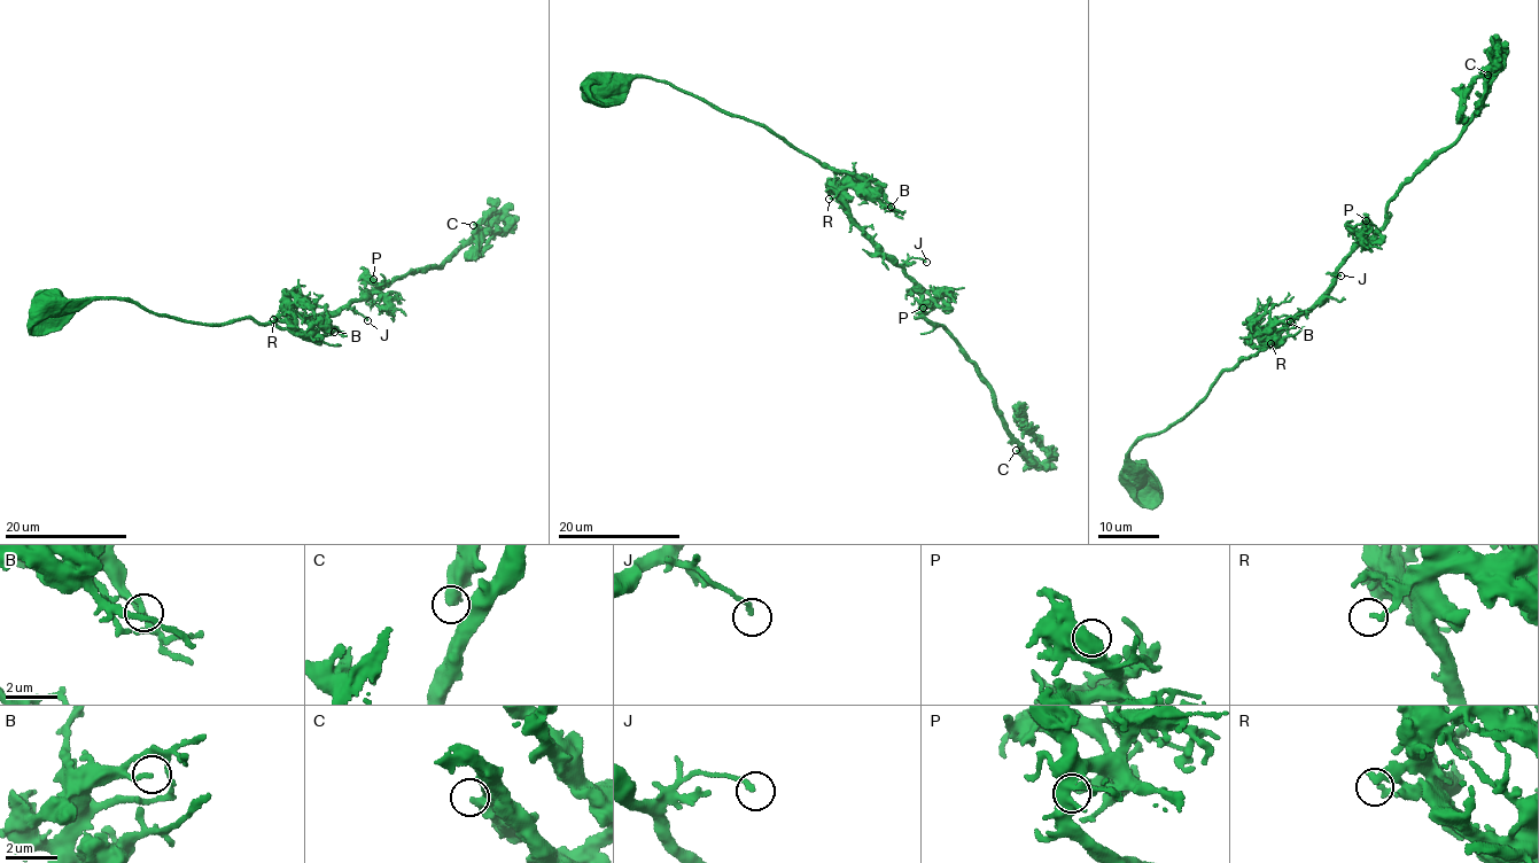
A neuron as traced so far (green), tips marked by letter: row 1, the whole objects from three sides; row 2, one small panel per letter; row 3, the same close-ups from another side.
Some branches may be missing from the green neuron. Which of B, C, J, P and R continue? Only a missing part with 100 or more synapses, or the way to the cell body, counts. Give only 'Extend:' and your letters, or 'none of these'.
Extend: C

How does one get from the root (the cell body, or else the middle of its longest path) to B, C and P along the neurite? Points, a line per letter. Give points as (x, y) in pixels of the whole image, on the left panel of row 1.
B: (51, 303), (84, 306), (101, 296), (195, 323), (250, 318), (304, 334), (327, 326), (334, 332)
C: (51, 303), (117, 298), (185, 321), (255, 319), (303, 335), (288, 321), (438, 266), (484, 227), (473, 225)
P: (51, 303), (117, 298), (185, 321), (255, 319), (303, 335), (288, 321), (359, 301), (378, 288), (373, 279)

